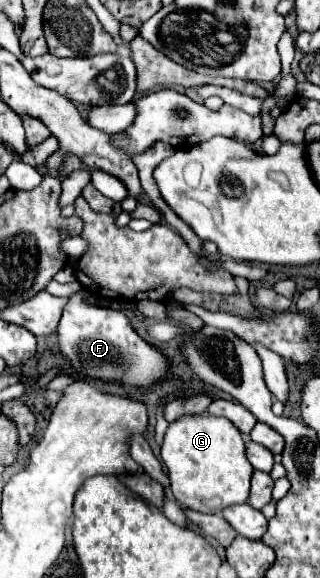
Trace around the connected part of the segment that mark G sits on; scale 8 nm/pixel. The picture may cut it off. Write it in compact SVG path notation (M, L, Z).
M184 415L170 423L162 445L162 461L168 467L172 495L188 509L216 513L248 499L254 469L244 455L240 431L224 417Z

